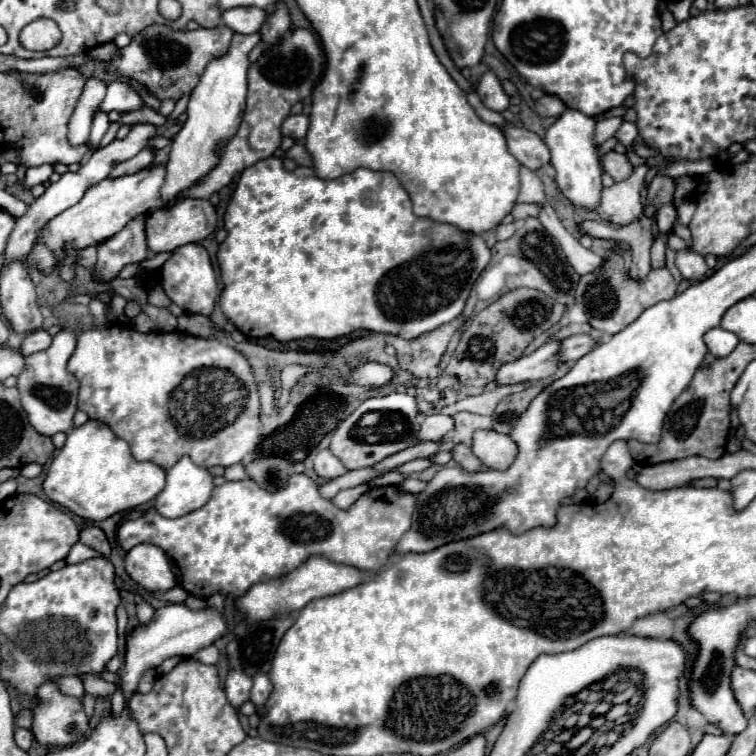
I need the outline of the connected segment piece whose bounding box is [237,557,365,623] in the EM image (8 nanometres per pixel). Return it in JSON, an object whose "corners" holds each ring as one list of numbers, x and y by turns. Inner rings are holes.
{"corners":[[311,557,299,569,295,569,293,573,289,573,277,581,253,585,241,599,237,599,237,607,241,611,245,611,247,623,265,621,265,619,271,619,275,615,301,611,309,601,313,601,317,597,327,597,327,595,335,595,335,593,341,593,345,589,351,589,351,587,359,585,363,581,363,577,365,577,365,573,355,569,355,567,335,565,335,563,327,561,325,557]]}

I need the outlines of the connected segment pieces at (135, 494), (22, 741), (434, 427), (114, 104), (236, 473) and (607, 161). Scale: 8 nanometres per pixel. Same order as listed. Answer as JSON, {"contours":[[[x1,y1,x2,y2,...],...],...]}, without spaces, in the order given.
{"contours":[[[87,421,67,435,63,449,53,457,43,481,45,495,71,513,89,519,105,521,115,513,135,509,151,501,165,487,165,471,149,461,135,461,129,445,101,421]],[[15,729,15,743,21,747,21,749,29,749,31,743,33,743,33,733,29,729]],[[435,413,435,415,427,415,421,431,419,431,419,439,423,441,443,441,447,437,447,433,451,433,455,429,455,419,451,415,443,415,443,413]],[[113,81,107,87,107,95,101,103,101,111,119,111,119,113,127,113,127,111,137,111,143,109,145,101,143,97,137,93,137,89,127,83,127,81]],[[237,463,237,465,233,465,233,467,227,467,223,477,225,477,227,481,241,481,241,479,247,479,249,475,247,475,243,463]],[[609,151,603,161,601,161,601,167,607,175,611,175,615,181,621,181,621,179,627,179,631,173,633,173,633,163,629,161,629,157,625,153,617,153,617,151]]]}

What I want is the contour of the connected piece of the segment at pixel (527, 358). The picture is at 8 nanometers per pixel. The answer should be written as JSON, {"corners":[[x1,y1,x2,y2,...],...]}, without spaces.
{"corners":[[549,341,531,355,523,355,511,363,503,363,497,371,495,383,515,385,515,383,547,379,559,365,559,361,555,361,557,349,559,349,559,341]]}

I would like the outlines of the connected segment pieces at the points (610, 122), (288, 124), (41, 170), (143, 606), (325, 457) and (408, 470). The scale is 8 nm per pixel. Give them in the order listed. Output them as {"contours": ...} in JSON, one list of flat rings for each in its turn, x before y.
{"contours":[[[620,116,598,121,594,133,594,142,597,145,604,143,606,140,614,136,623,122,624,119]],[[289,115,281,125,281,135,301,141,307,135,307,129,309,129,309,119,305,115]],[[51,163,41,165,41,167,29,167,27,173,25,173,25,179,23,179,23,189,31,191,37,183,47,181,51,177,51,173,53,173,53,167,55,165,51,165]],[[139,603,137,605,137,617,139,617,141,625,149,625,151,619,153,619,153,613,155,613,155,609,149,603]],[[323,449,315,459,315,471,323,479,335,479,335,477,343,475,347,469,329,449]],[[413,459,413,461,409,461,409,463,405,463,405,465,401,465,397,471,401,471,403,475,411,475,411,473,417,473,417,471,423,471,423,469,427,469,427,467,431,467,433,465,433,461,431,459]]]}

